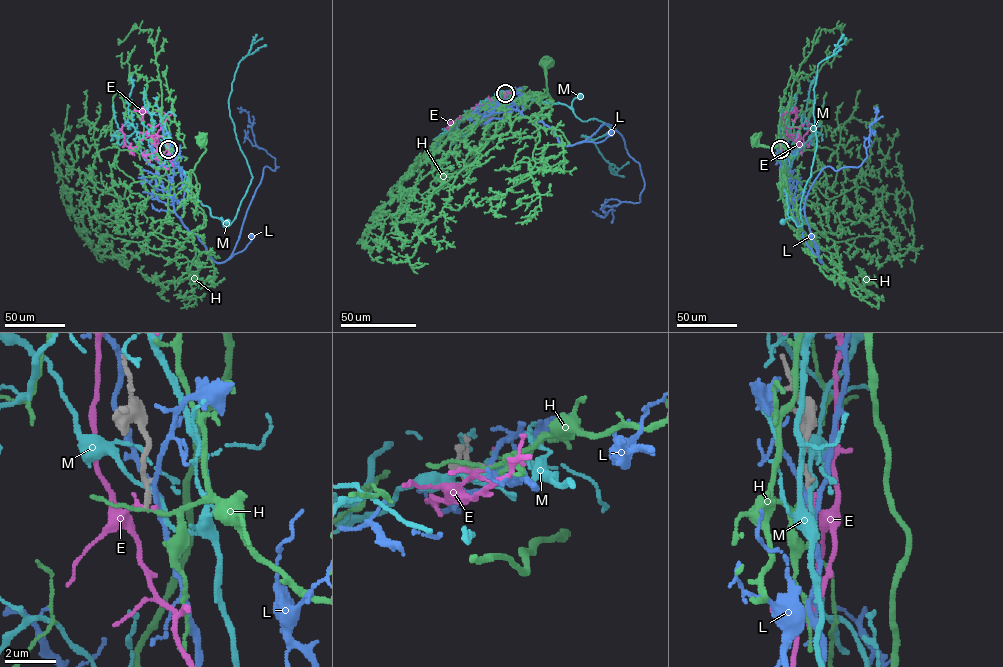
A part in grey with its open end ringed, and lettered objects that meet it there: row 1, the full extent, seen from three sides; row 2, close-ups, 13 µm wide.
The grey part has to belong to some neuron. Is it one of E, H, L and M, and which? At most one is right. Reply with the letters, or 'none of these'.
none of these

